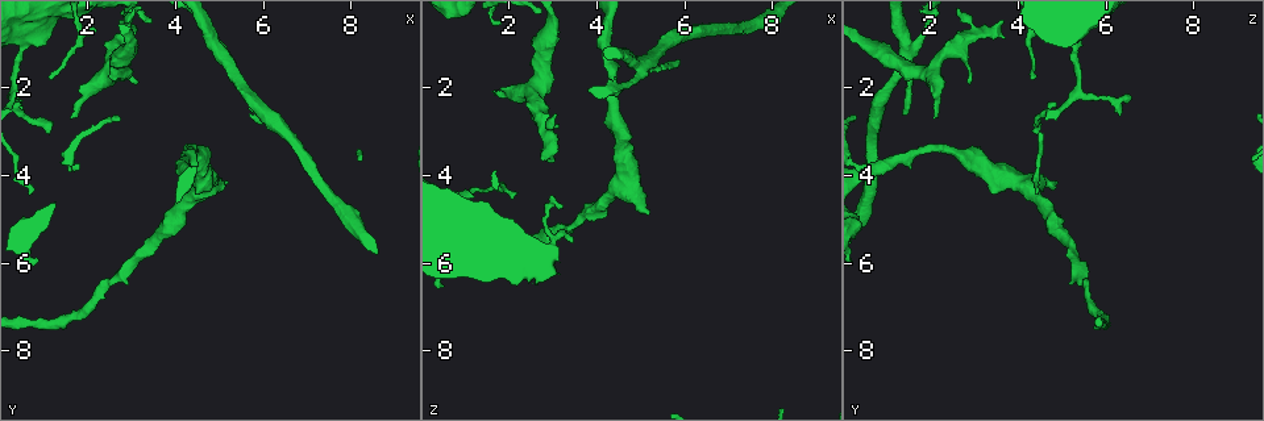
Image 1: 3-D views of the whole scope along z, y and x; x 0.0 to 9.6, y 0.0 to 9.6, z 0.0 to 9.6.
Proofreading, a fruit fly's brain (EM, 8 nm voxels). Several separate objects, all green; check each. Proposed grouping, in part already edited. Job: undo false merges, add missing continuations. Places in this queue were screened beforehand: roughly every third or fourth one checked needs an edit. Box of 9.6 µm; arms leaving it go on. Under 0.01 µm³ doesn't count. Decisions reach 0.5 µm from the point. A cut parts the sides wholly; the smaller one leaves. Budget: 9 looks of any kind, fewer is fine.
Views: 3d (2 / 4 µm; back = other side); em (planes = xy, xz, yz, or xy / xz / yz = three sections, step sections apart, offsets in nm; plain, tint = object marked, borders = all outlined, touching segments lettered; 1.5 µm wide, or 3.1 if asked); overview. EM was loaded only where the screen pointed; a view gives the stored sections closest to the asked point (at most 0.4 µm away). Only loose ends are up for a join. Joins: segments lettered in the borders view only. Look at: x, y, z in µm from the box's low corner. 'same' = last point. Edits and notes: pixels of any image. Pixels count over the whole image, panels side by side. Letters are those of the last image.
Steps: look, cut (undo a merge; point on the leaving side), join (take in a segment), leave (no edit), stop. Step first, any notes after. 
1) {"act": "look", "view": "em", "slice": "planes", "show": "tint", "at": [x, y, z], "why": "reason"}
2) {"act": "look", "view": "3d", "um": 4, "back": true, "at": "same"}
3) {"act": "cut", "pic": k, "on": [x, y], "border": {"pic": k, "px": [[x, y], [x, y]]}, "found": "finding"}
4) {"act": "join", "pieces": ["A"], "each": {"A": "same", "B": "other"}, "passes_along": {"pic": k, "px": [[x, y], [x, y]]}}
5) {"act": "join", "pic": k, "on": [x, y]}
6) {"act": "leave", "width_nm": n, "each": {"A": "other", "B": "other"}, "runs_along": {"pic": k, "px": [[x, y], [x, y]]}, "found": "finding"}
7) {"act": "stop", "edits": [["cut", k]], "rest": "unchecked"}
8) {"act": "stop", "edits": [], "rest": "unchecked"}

{"act": "look", "view": "3d", "um": 4, "at": [2.70, 1.10, 2.60], "why": "arms part here"}

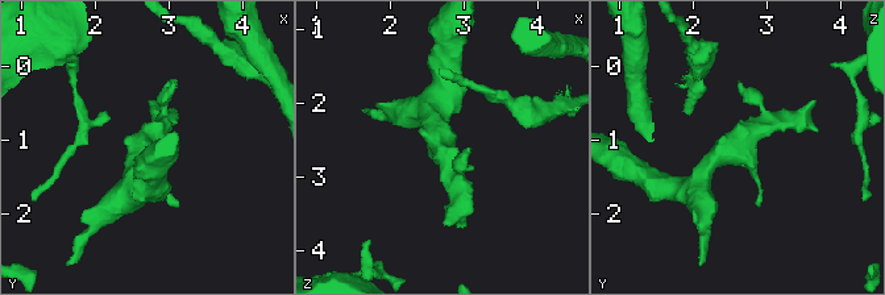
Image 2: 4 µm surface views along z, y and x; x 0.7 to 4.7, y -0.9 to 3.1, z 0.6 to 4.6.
{"act": "look", "view": "em", "slice": "xz", "step": 8, "show": "borders", "at": [2.70, 1.10, 2.65]}

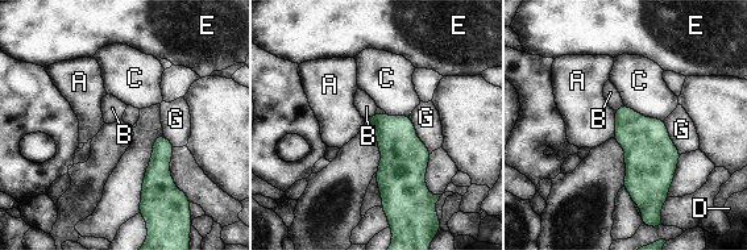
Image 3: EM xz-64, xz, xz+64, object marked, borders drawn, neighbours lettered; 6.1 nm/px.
{"act": "look", "view": "em", "slice": "planes", "show": "borders", "at": "same", "why": "cut it another way"}

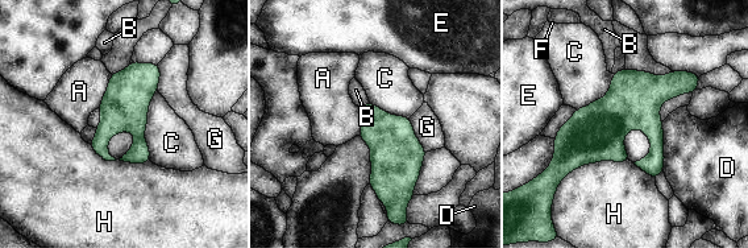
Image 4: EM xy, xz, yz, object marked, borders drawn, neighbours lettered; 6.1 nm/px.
{"act": "leave", "each": {"A": "other", "B": "other", "C": "other", "D": "other", "E": "other", "F": "other", "G": "other", "H": "other"}, "found": "continuous, no second neuron"}

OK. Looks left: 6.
{"act": "look", "view": "em", "slice": "planes", "show": "plain", "at": [1.10, 1.80, 4.25], "why": "tapers out"}

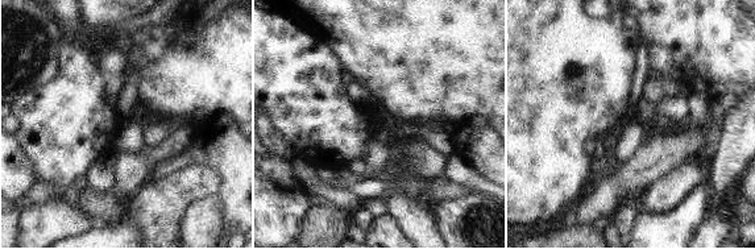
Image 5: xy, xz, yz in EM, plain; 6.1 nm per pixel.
{"act": "look", "view": "em", "slice": "planes", "show": "tint", "at": "same"}

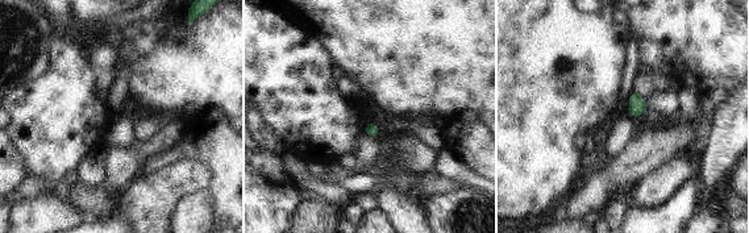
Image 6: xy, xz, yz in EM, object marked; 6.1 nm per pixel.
{"act": "look", "view": "em", "slice": "planes", "show": "borders", "at": "same", "why": "see the neighbours"}

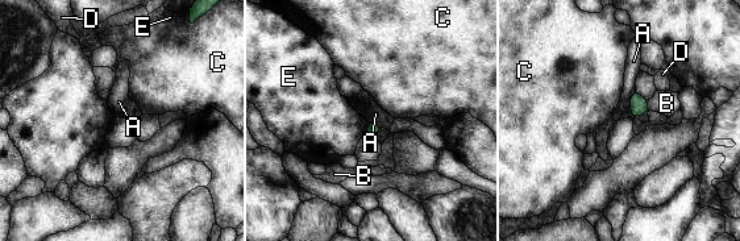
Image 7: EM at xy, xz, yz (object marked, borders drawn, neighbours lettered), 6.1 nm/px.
{"act": "leave", "width_nm": 90, "each": {"A": "other", "B": "other", "C": "other", "D": "other", "E": "other"}, "border": {"pic": 7, "px": [[636, 90], [648, 99]]}, "found": "no lettered segment goes on from it"}

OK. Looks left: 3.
{"act": "look", "view": "em", "slice": "xz", "step": 8, "show": "borders", "at": [2.30, 6.70, 5.55], "why": "a narrow waist"}

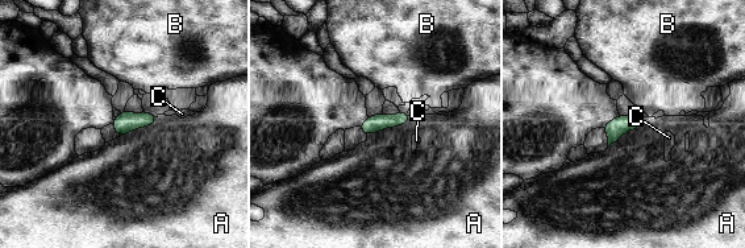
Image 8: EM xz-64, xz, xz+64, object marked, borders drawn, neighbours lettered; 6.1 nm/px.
{"act": "look", "view": "em", "slice": "planes", "show": "borders", "at": "same"}

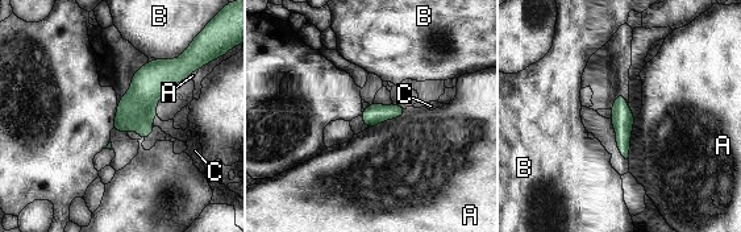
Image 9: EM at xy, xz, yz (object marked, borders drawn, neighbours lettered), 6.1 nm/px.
{"act": "leave", "longest_contact_nm": ["A", 280], "each": {"A": "other", "B": "other", "C": "other"}, "border": {"pic": 9, "px": [[407, 108], [367, 129]]}, "found": "all the same neuron"}

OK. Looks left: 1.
{"act": "stop", "edits": [], "rest": "unchecked"}

